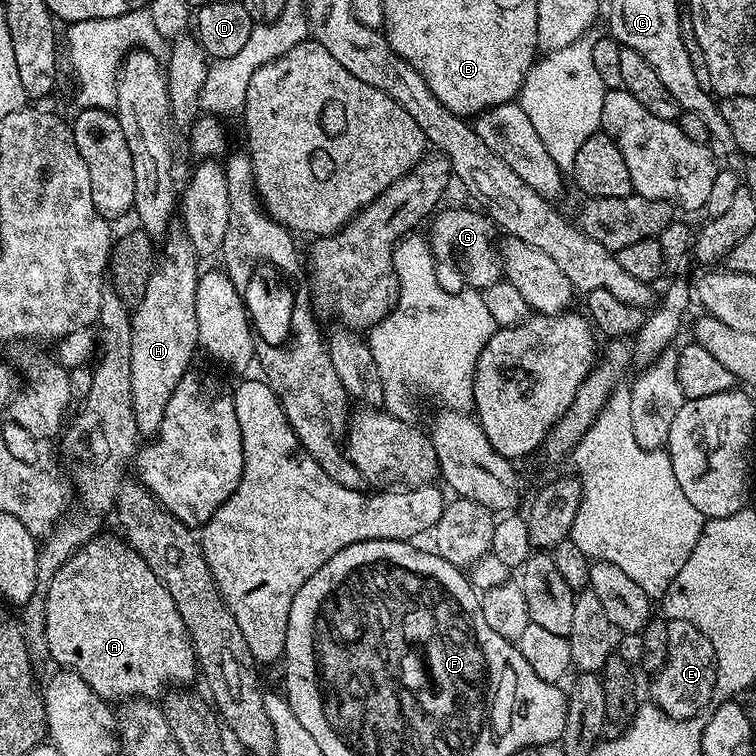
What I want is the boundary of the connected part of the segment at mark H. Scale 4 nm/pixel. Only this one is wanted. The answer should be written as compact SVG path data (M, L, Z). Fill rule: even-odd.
M183 235L174 236L162 248L163 259L153 271L146 294L142 294L142 302L132 312L130 390L136 431L141 437L146 436L144 438L156 436L171 394L179 380L190 371L191 364L188 363L198 352L198 321L195 317L198 253ZM164 256L168 260L164 260Z

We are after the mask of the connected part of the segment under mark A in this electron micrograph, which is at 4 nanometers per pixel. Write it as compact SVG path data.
M103 534L93 536L91 540L87 540L86 543L80 545L76 549L76 553L47 581L48 596L45 595L43 601L44 629L46 630L48 654L53 661L57 660L57 665L61 669L72 669L78 673L89 684L94 694L107 702L120 702L125 698L156 698L156 695L159 697L169 686L191 685L188 683L195 676L197 679L198 676L198 663L195 651L192 649L192 641L184 627L182 618L178 614L178 606L174 606L174 598L170 598L170 590L157 578L154 570L150 570L150 566L146 566L144 559L132 549L131 544L125 542L119 535L116 536L103 536Z

